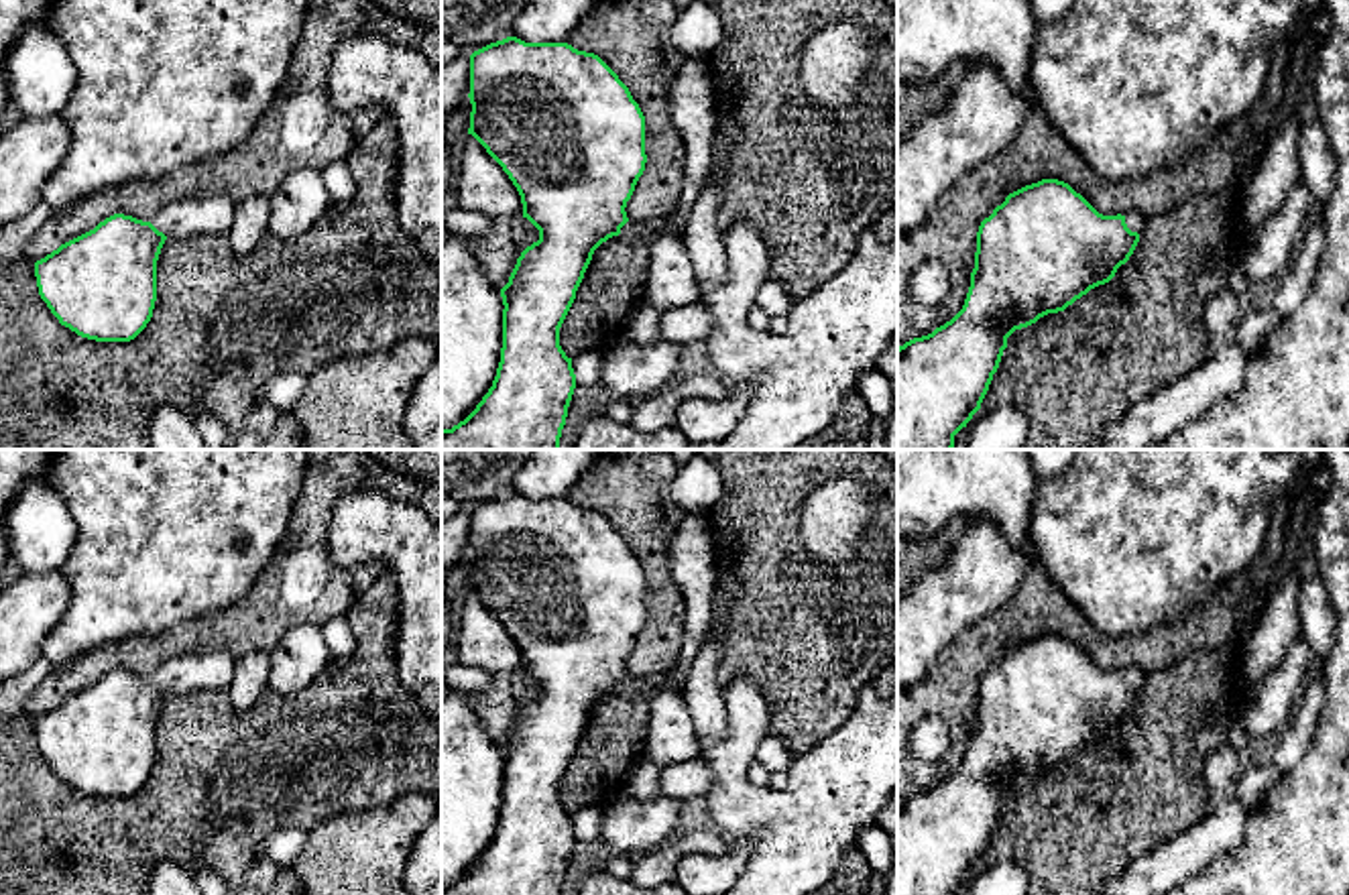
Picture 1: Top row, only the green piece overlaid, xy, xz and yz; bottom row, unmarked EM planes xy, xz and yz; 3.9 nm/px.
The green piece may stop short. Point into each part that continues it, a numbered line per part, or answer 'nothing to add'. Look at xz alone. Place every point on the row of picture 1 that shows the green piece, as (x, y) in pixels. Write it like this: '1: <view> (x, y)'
1: xz (670, 283)

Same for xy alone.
1: xy (214, 214)

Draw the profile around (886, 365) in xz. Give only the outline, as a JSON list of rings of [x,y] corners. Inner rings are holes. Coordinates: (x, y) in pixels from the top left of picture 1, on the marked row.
[[[897,334],[883,354],[875,360],[875,370],[891,384],[897,407]]]

